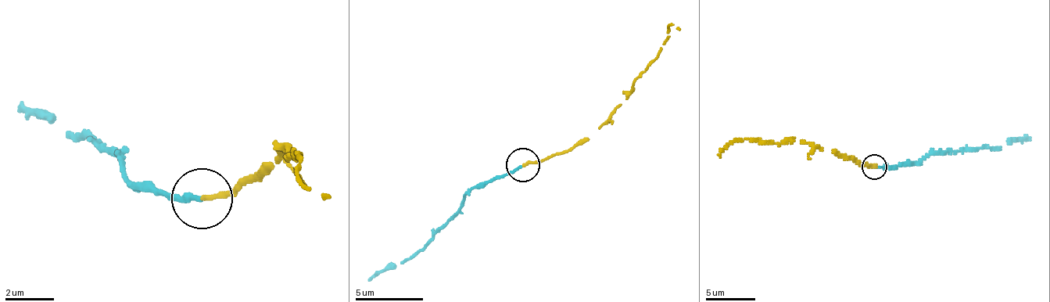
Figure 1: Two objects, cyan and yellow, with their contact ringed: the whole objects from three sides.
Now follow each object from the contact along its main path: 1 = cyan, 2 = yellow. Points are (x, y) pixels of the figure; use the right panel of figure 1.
1: (874, 167), (915, 164), (931, 154), (984, 148), (1030, 138)
2: (874, 167), (847, 159), (833, 150), (800, 141), (765, 144), (739, 138), (723, 149), (718, 155)

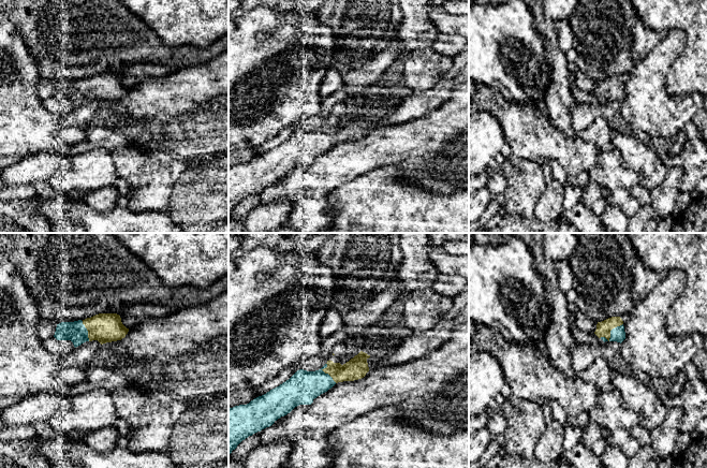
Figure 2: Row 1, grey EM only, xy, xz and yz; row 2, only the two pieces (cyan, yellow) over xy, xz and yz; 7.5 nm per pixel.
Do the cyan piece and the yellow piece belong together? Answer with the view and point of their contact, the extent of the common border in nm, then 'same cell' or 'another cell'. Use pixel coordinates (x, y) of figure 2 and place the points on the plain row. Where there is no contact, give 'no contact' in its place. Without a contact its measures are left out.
yz (610, 92) | 200 nm | same cell

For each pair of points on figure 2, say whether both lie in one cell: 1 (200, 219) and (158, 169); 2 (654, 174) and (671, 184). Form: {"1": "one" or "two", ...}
{"1": "one", "2": "two"}

